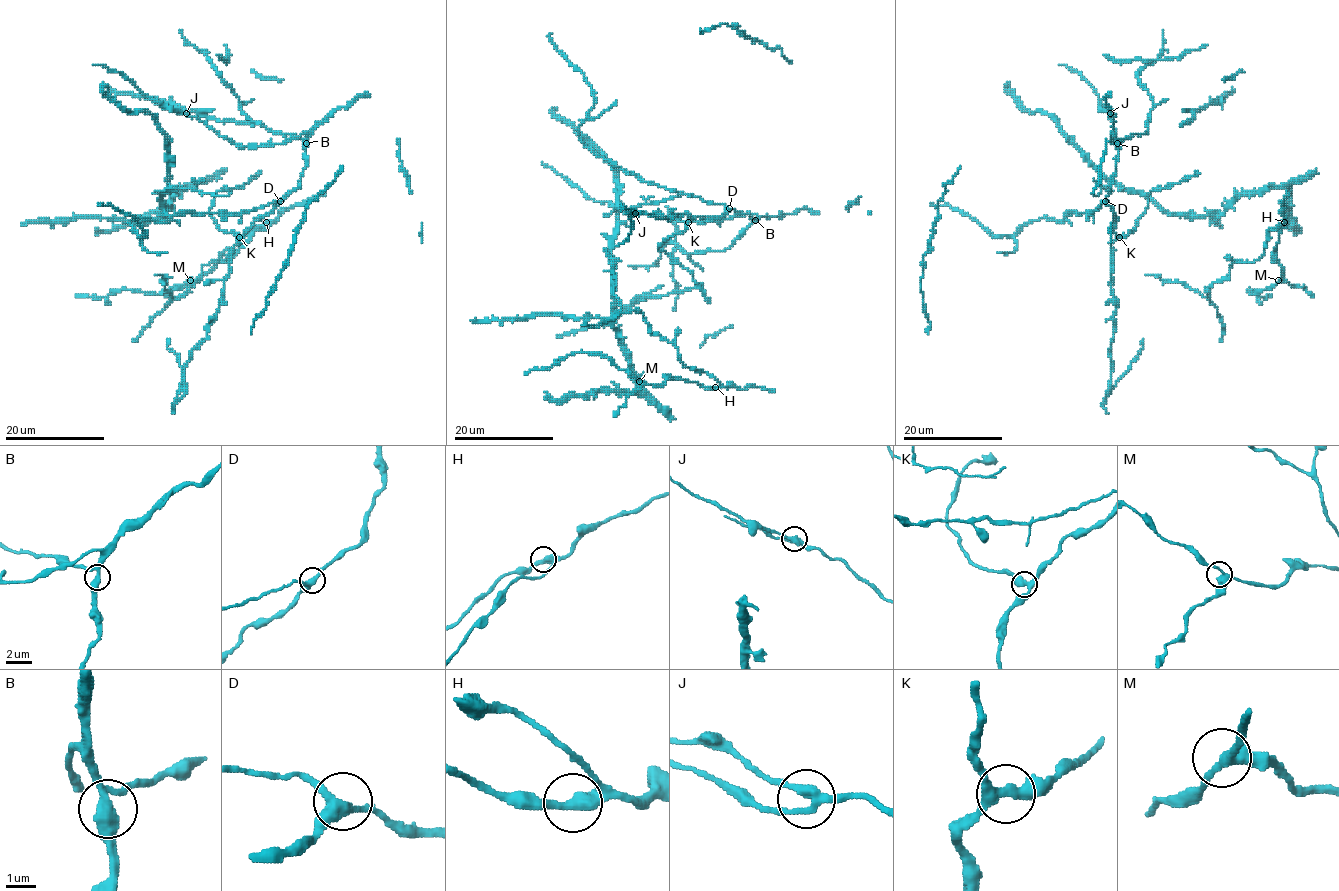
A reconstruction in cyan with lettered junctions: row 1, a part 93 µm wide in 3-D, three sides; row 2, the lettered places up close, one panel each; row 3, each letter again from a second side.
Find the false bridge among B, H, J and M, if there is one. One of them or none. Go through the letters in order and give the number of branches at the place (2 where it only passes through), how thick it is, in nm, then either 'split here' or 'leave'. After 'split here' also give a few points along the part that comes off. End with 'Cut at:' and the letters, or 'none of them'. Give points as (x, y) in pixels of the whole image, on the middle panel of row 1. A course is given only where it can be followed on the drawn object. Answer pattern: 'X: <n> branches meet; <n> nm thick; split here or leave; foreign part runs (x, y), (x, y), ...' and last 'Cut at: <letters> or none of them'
B: 3 branches meet; 360 nm thick; leave
H: 3 branches meet; 360 nm thick; leave
J: 3 branches meet; 280 nm thick; leave
M: 3 branches meet; 360 nm thick; leave
Cut at: none of them

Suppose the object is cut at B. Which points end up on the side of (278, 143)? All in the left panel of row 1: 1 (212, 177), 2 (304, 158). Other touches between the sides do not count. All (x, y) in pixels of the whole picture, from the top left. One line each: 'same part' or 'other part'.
1: same part
2: other part

